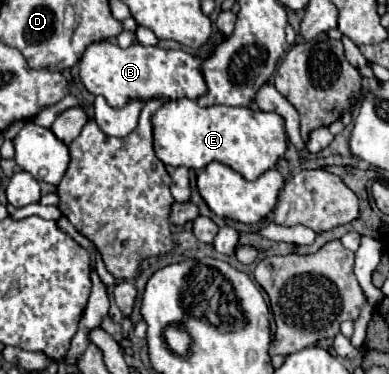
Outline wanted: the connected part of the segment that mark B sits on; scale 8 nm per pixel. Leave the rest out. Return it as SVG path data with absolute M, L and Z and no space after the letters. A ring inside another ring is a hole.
M94 42L88 44L78 62L78 74L86 90L94 96L104 96L112 108L122 108L128 100L150 100L150 98L168 98L176 100L182 96L198 98L206 94L206 82L200 72L202 60L182 52L166 50L154 46L132 44L130 48L120 48L112 42Z

